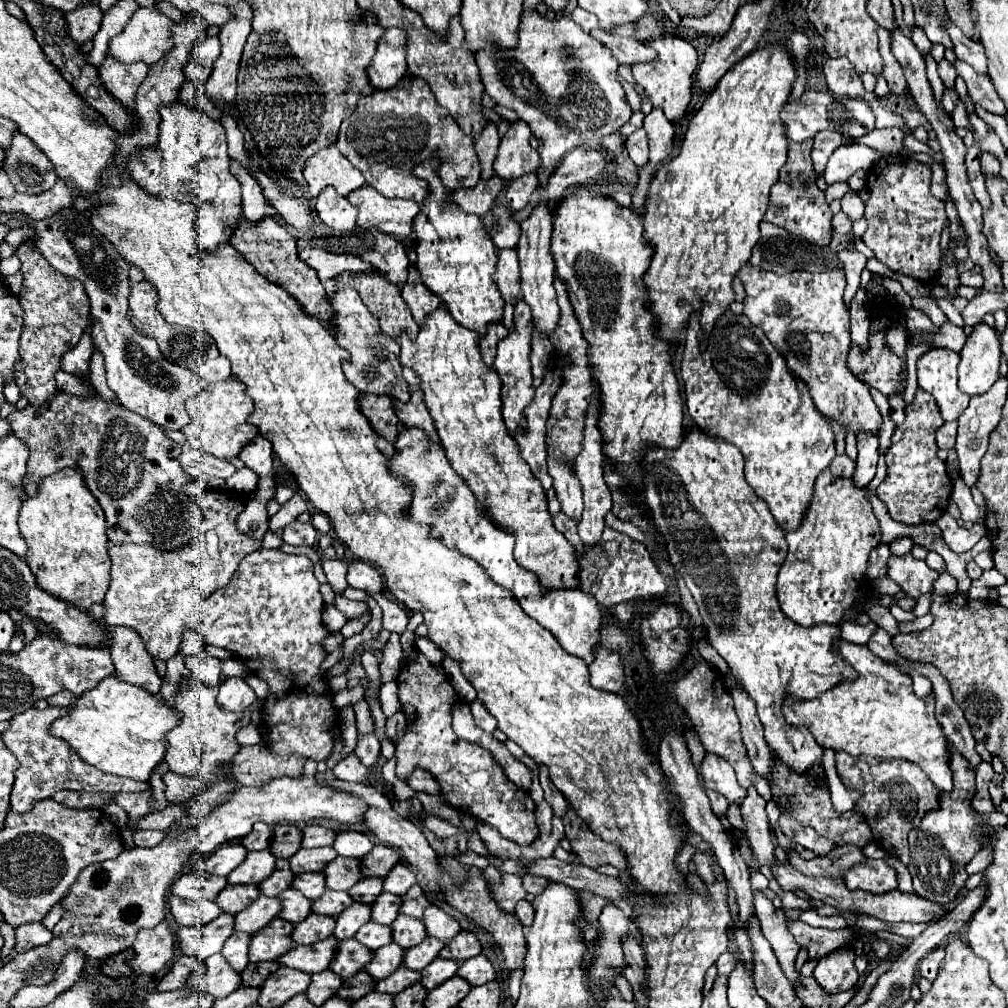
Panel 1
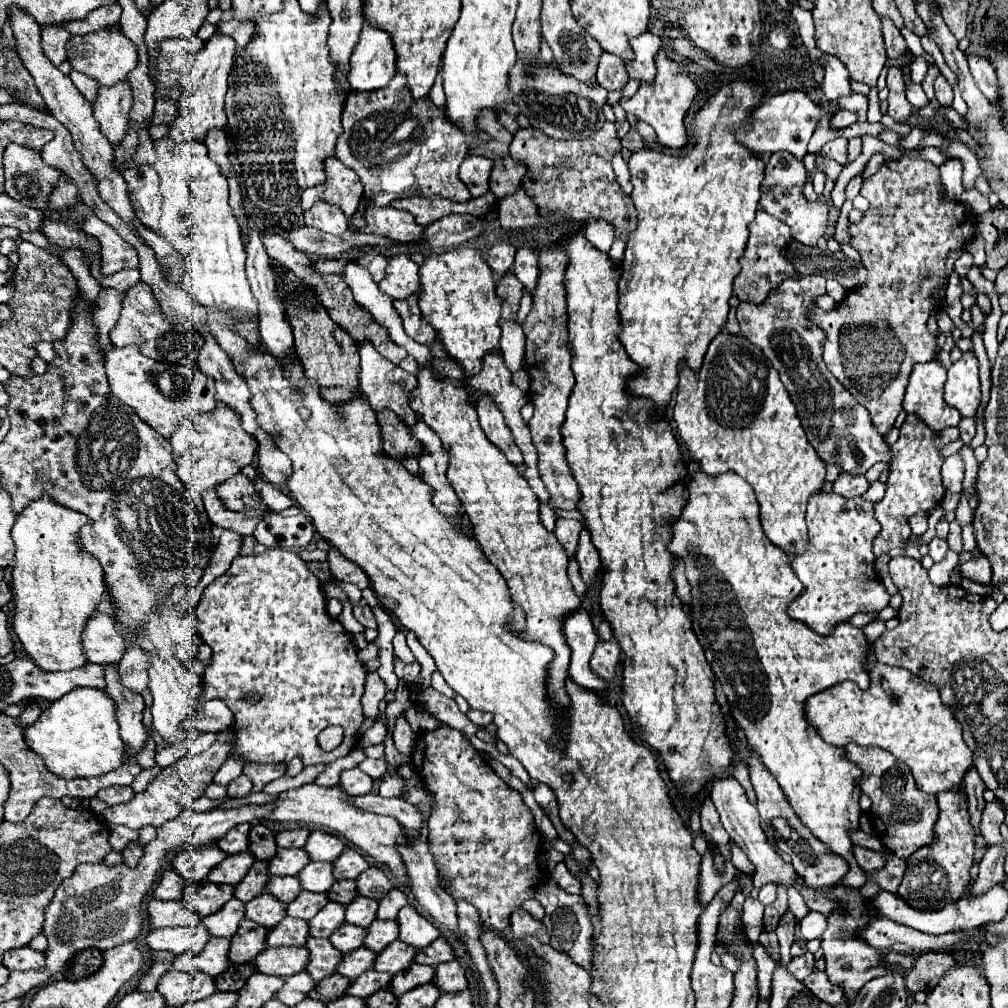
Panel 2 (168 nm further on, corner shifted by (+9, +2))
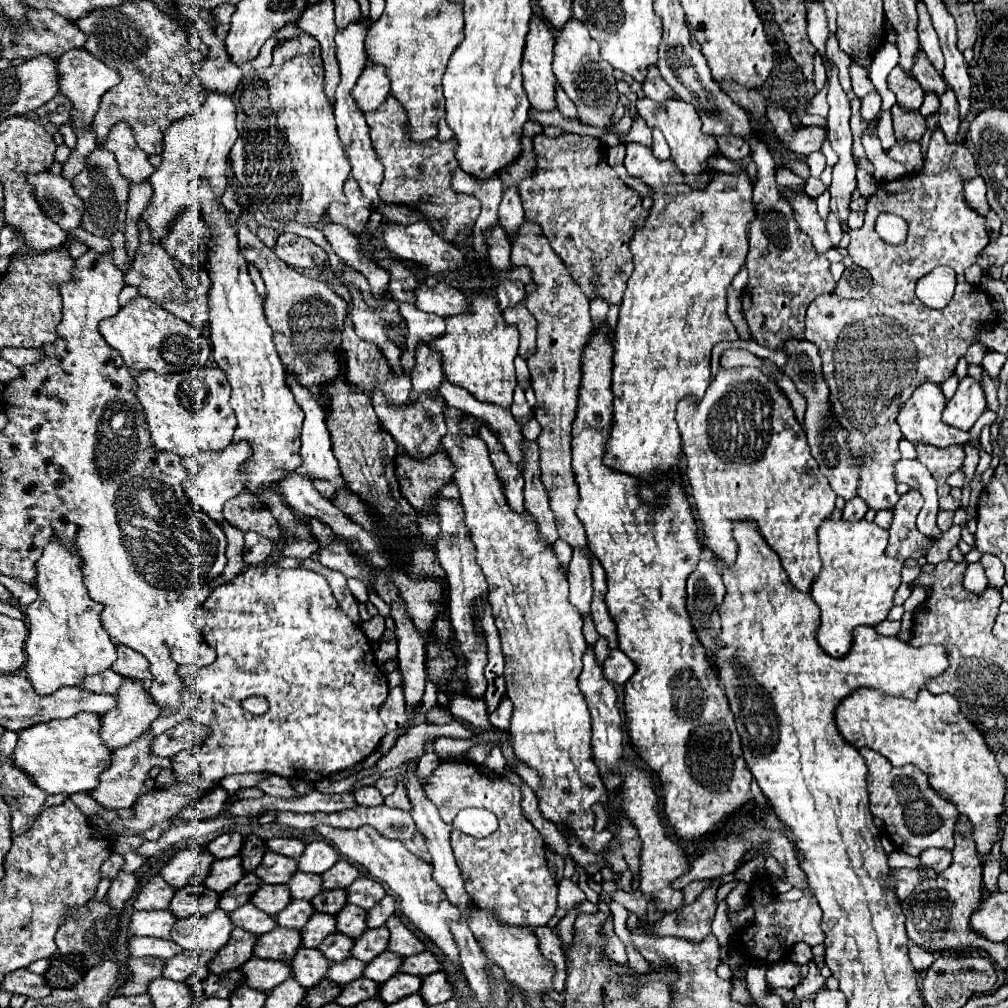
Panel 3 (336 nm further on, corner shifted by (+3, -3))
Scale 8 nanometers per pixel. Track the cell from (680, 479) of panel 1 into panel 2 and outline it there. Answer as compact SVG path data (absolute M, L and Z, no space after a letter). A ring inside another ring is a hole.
M688 461L688 465L690 471L688 479L684 481L688 499L680 517L672 521L672 541L668 543L668 549L678 561L684 563L684 573L692 587L692 627L706 651L706 659L712 665L716 679L722 685L722 691L728 697L730 715L742 727L748 745L754 751L758 751L766 769L782 785L782 791L788 803L792 805L794 813L798 813L798 817L812 831L812 835L824 841L830 847L830 851L842 855L850 863L850 871L842 885L852 887L852 891L844 899L840 899L840 909L836 909L828 917L828 929L822 933L822 949L826 959L826 975L832 983L844 987L848 1001L854 1001L856 991L864 983L886 973L882 951L866 945L860 937L856 937L856 929L866 927L868 917L872 915L868 899L864 899L858 893L858 889L866 883L866 877L852 855L854 843L848 837L848 829L858 827L858 781L862 777L862 771L858 765L844 757L844 749L826 743L816 733L816 729L806 723L804 701L806 697L820 693L842 681L854 681L860 685L860 689L868 689L870 679L864 661L870 647L862 629L852 627L850 623L836 625L830 635L818 635L808 625L790 619L786 613L786 605L802 593L802 583L790 567L790 555L784 549L778 549L778 545L768 541L768 537L764 535L760 527L758 501L754 497L754 491L742 477L730 471L708 475L702 473L702 469L694 465L694 461Z

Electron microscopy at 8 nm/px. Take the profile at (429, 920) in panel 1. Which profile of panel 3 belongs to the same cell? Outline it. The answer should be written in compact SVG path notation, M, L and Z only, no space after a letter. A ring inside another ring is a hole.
M398 916L388 918L386 928L390 930L390 942L388 942L388 952L400 954L402 958L418 954L424 950L424 944L402 924Z

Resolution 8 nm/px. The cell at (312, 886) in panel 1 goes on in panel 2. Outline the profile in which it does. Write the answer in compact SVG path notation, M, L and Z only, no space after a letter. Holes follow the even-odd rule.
M270 877L266 891L272 893L282 903L290 903L294 901L294 897L298 897L298 893L302 891L302 885L298 877Z

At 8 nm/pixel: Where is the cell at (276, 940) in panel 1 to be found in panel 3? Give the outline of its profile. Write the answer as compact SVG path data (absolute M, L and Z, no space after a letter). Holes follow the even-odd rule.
M240 928L232 930L232 938L228 940L226 946L222 946L218 950L218 954L210 960L208 968L212 974L222 974L226 970L236 970L240 968L244 962L248 962L252 958L252 948L254 948L256 936L248 934Z

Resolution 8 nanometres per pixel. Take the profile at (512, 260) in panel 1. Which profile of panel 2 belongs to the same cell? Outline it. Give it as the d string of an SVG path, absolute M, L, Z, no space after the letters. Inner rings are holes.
M508 271L506 275L502 275L498 279L496 285L496 293L502 299L502 319L510 319L516 321L516 311L520 307L520 299L522 299L522 283L514 277L512 271Z

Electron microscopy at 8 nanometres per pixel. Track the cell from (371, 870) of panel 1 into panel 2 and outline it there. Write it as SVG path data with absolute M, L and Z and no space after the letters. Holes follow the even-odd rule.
M344 849L344 853L334 861L336 879L356 879L358 873L366 871L370 865L356 849Z

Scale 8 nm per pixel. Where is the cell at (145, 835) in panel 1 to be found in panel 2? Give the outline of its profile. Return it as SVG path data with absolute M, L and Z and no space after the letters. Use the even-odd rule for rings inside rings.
M138 841L126 845L126 849L122 851L122 855L124 855L124 863L126 863L126 865L138 865L142 853L144 853L144 845L140 845Z

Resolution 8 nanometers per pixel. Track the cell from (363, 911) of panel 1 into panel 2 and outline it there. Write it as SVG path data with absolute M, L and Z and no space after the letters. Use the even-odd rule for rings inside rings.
M338 903L326 905L314 919L310 919L310 935L312 937L330 937L340 925L344 925L346 907Z

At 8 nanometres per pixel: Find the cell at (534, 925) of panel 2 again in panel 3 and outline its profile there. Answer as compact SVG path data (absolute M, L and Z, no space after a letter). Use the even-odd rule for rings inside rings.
M536 928L534 930L536 938L538 938L538 946L540 952L552 960L552 964L556 966L556 978L554 978L554 990L556 992L564 992L564 982L566 982L566 958L562 952L562 944L560 938L548 928Z

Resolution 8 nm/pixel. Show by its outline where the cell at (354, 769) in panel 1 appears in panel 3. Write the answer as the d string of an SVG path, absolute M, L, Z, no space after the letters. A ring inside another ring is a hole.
M360 788L360 790L356 790L354 792L354 800L356 800L356 804L368 806L368 808L384 804L384 798L378 794L376 788Z

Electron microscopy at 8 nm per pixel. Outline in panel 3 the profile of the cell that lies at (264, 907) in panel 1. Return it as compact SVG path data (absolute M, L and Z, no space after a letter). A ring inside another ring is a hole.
M220 908L206 916L182 918L172 926L172 942L184 950L220 950L232 932L232 922L228 914Z

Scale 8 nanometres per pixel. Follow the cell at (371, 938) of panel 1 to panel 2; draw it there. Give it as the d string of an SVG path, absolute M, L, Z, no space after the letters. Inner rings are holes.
M346 923L346 925L342 925L338 931L334 931L330 935L330 943L342 953L350 953L350 951L362 947L364 937L366 937L366 929Z

